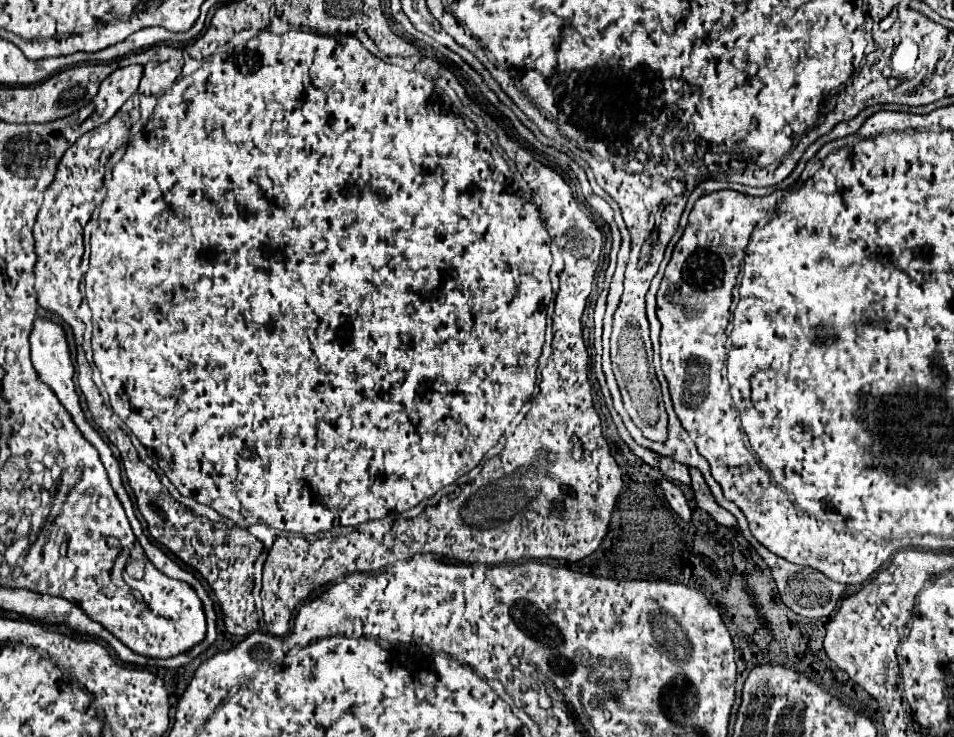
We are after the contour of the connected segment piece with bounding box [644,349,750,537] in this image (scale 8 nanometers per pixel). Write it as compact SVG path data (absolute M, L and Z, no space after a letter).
M656 349L656 373L658 373L658 379L664 383L664 403L666 403L666 411L668 411L668 417L670 417L668 441L662 445L662 443L652 443L652 441L646 439L644 447L650 449L650 451L654 451L654 453L658 453L658 455L662 455L662 457L674 459L676 463L682 463L682 465L686 465L686 467L696 467L696 469L702 473L704 481L708 483L708 487L710 487L712 495L716 497L718 505L724 507L724 509L728 509L728 511L738 519L738 527L740 527L740 531L742 531L744 537L746 537L746 533L750 533L746 517L742 515L742 511L740 511L732 501L724 499L720 485L718 485L718 483L712 479L712 475L710 475L710 465L708 465L708 461L698 453L694 441L690 439L690 435L686 433L686 429L682 427L682 423L678 421L678 417L676 417L676 413L674 413L674 409L672 409L672 401L670 401L670 395L668 395L668 385L666 385L666 381L664 381L664 377L662 377L662 371L660 371L660 351L658 351L658 349Z

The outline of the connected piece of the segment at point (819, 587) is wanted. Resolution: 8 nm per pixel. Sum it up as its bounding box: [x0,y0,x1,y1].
[756,545,844,617]

